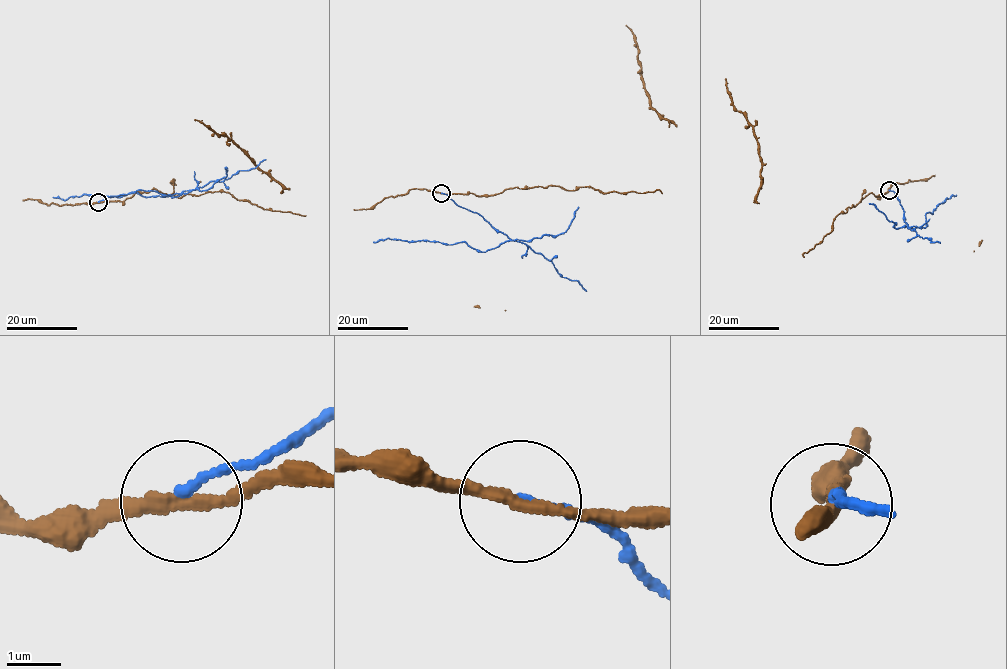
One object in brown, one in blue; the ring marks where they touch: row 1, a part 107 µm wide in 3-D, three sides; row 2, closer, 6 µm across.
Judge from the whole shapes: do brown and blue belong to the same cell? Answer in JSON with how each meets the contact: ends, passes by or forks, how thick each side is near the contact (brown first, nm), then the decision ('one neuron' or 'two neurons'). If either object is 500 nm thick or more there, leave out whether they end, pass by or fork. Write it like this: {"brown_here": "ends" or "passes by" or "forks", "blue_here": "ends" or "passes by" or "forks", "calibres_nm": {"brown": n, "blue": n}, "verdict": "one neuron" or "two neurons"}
{"brown_here": "passes by", "blue_here": "ends", "calibres_nm": {"brown": 200, "blue": 160}, "verdict": "two neurons"}

